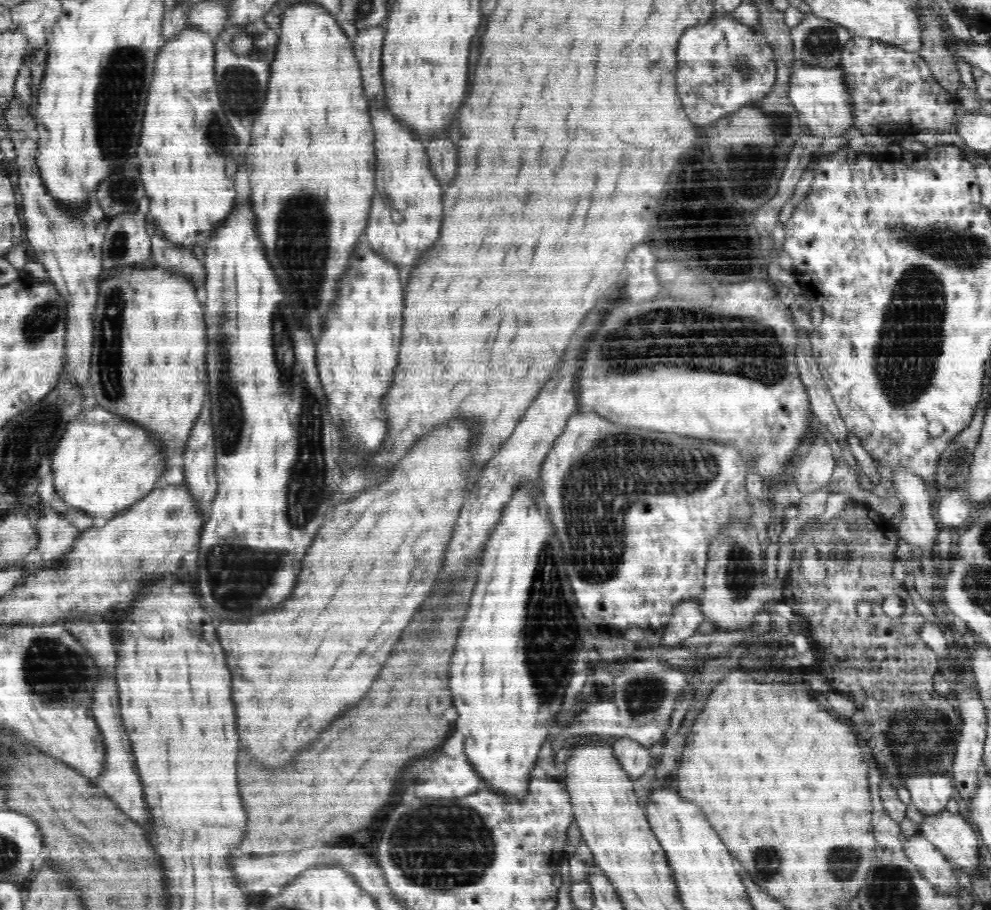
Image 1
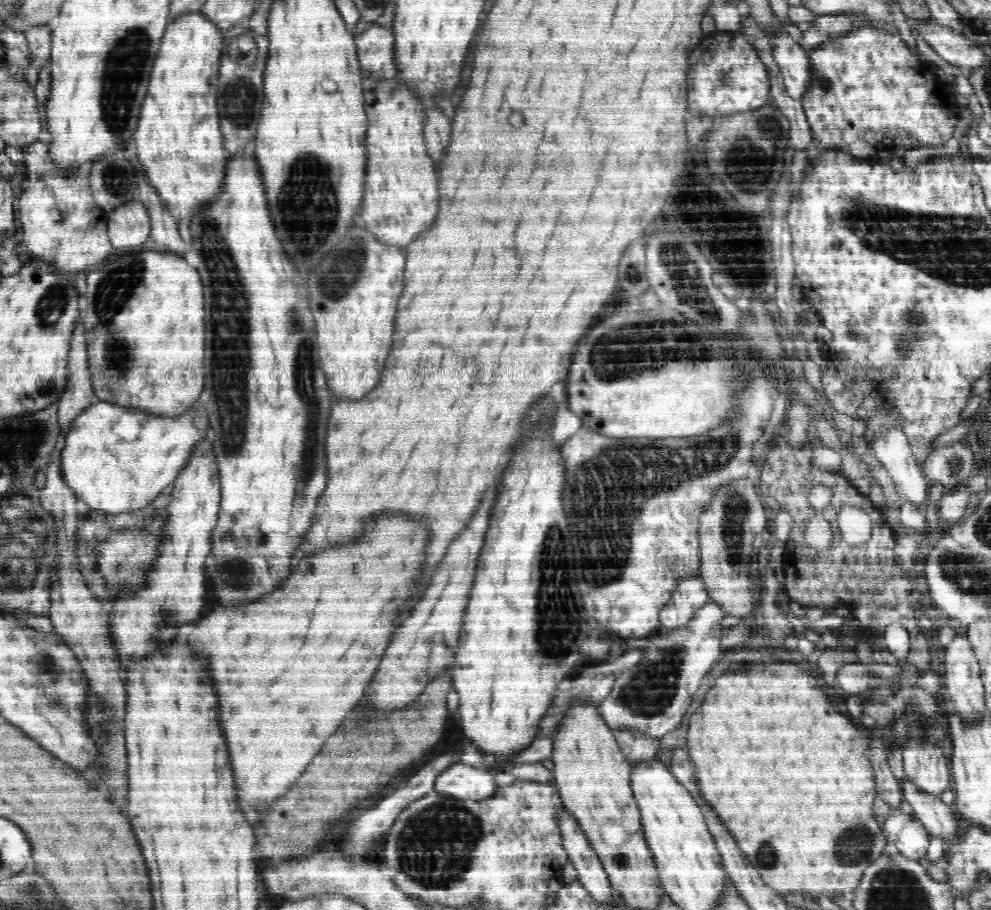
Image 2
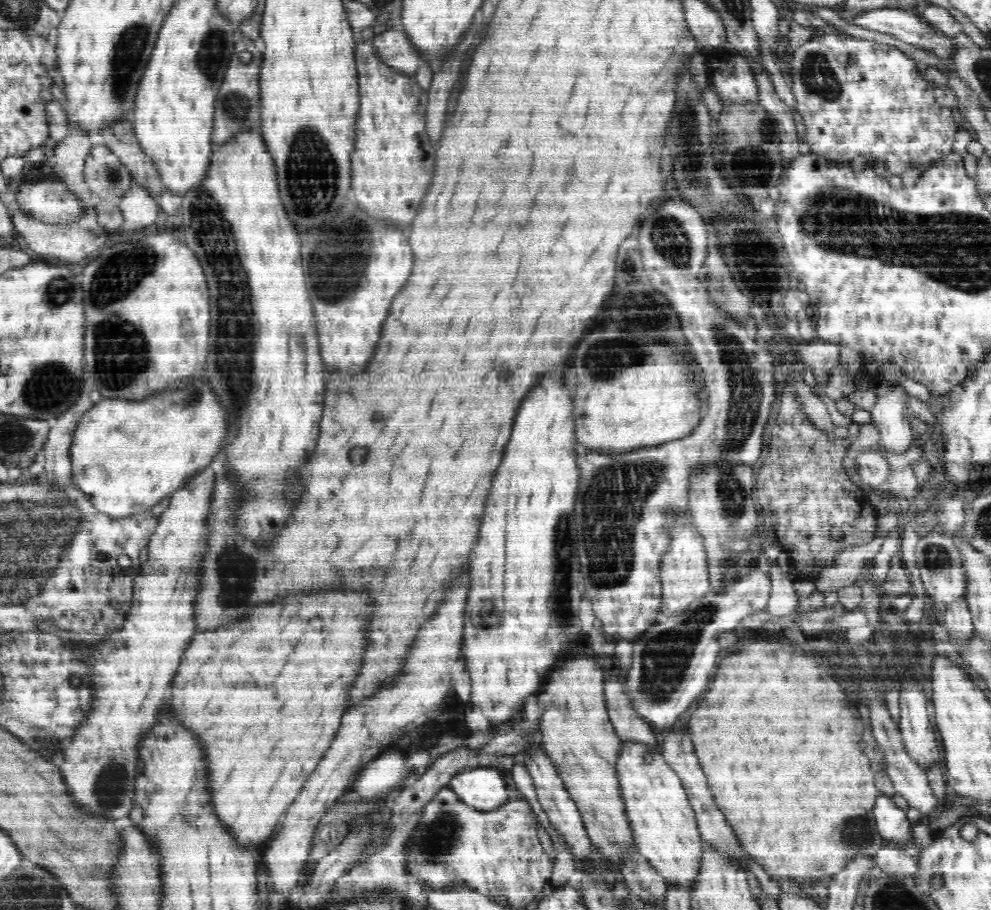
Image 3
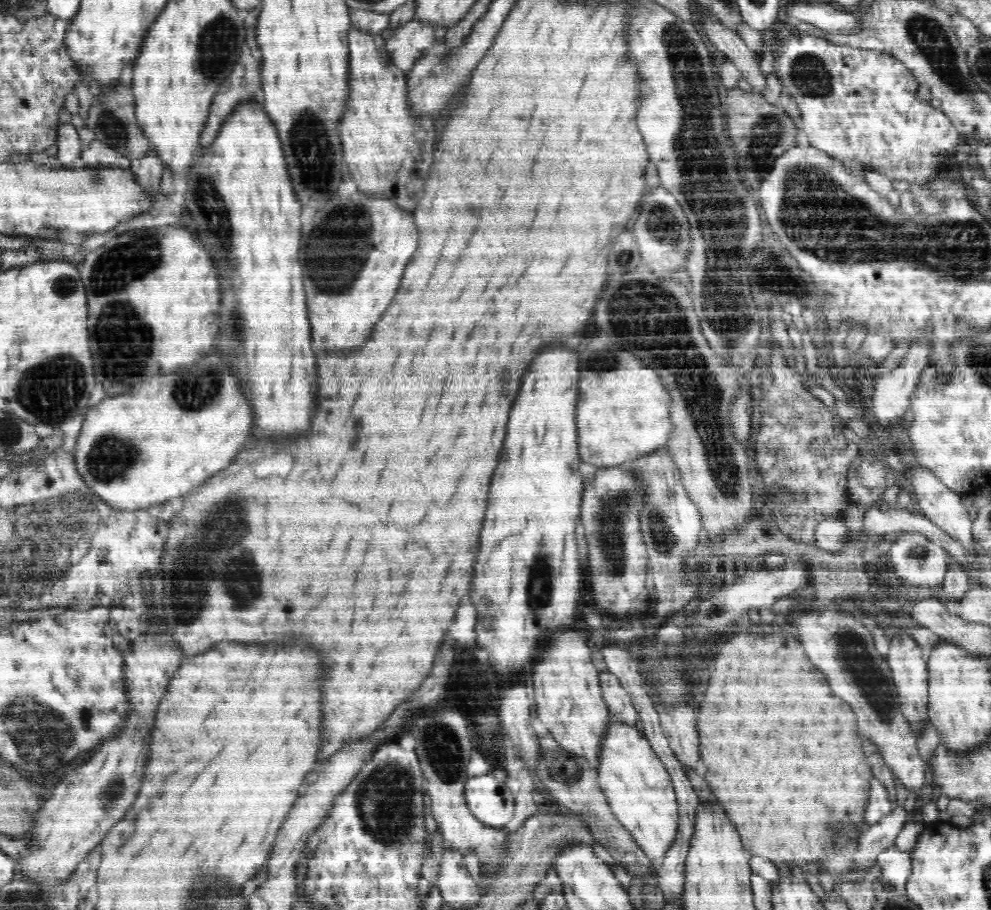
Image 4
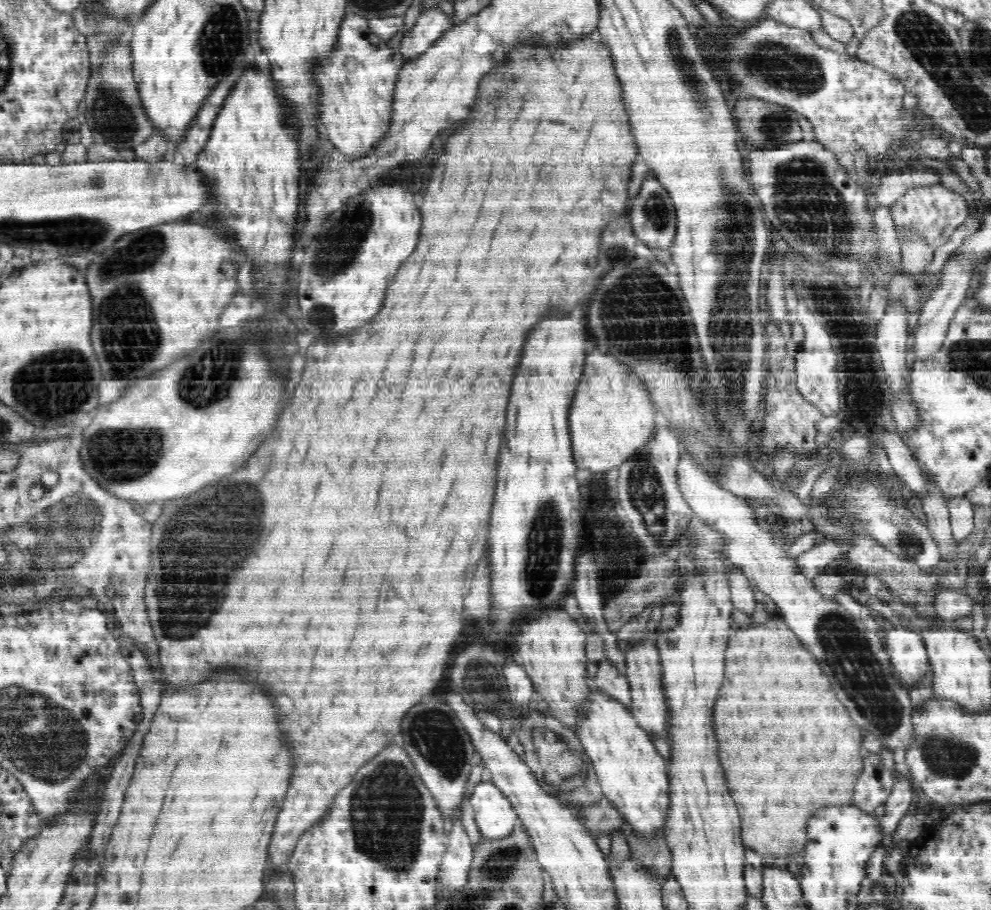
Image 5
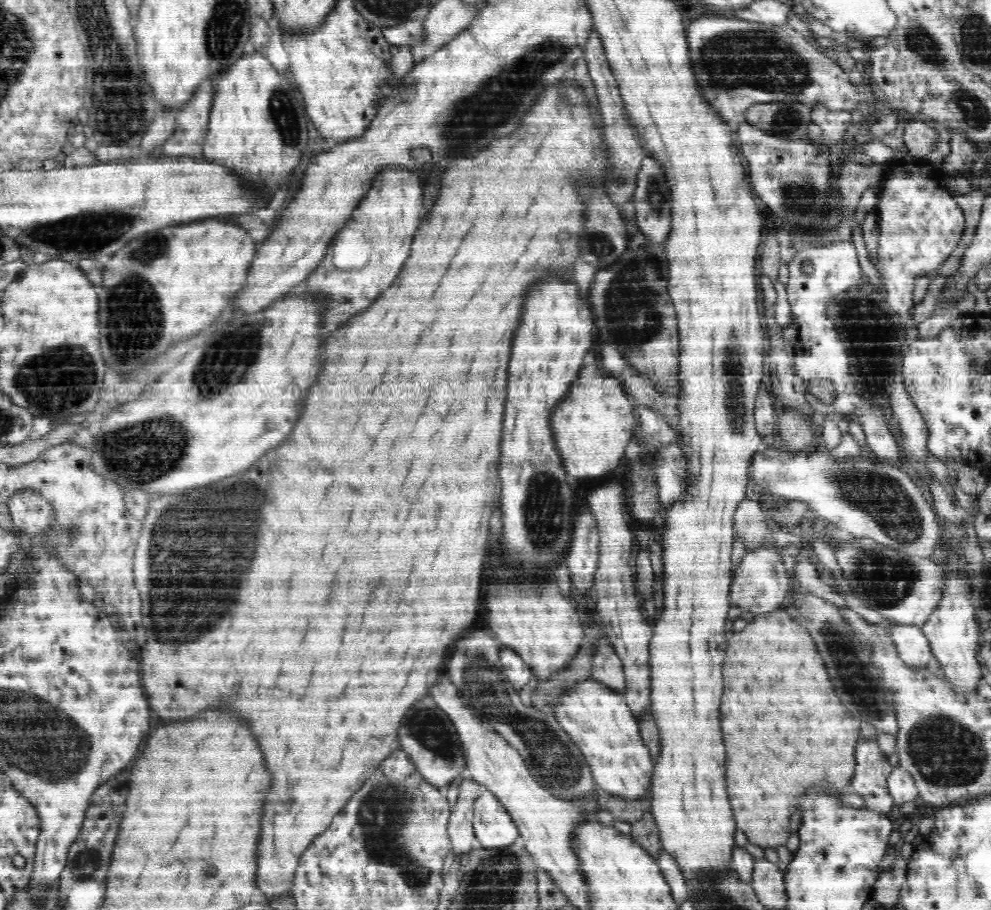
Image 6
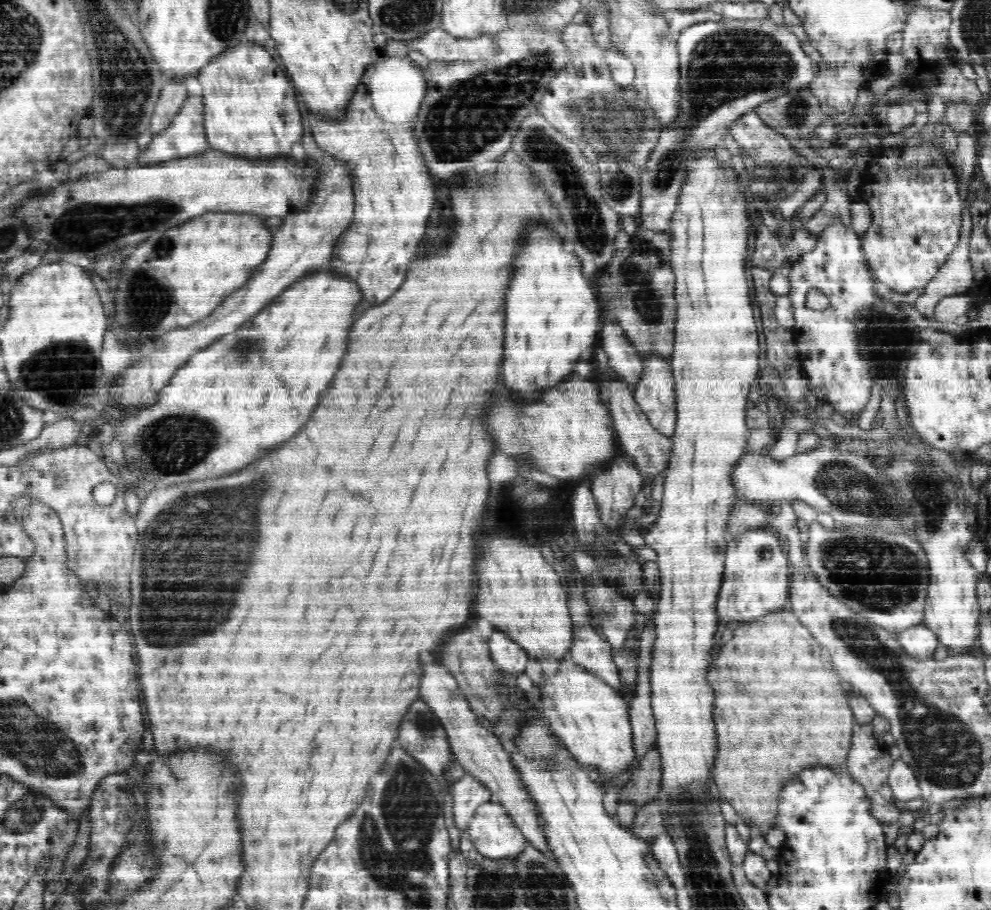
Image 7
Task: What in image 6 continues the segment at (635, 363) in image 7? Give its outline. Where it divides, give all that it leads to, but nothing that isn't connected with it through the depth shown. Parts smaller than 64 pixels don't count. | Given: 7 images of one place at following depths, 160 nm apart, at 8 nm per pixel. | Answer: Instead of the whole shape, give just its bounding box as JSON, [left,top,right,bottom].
[622,361,682,445]

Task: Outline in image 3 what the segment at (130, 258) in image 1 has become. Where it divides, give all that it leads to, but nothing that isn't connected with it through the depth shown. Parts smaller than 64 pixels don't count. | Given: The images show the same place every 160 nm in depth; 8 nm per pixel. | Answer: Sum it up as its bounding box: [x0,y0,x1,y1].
[120,182,159,232]

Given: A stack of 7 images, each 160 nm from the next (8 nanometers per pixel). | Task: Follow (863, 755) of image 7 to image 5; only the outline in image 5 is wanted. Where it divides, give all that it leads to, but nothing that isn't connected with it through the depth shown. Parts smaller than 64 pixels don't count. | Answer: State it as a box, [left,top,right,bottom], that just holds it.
[854,753,895,815]

